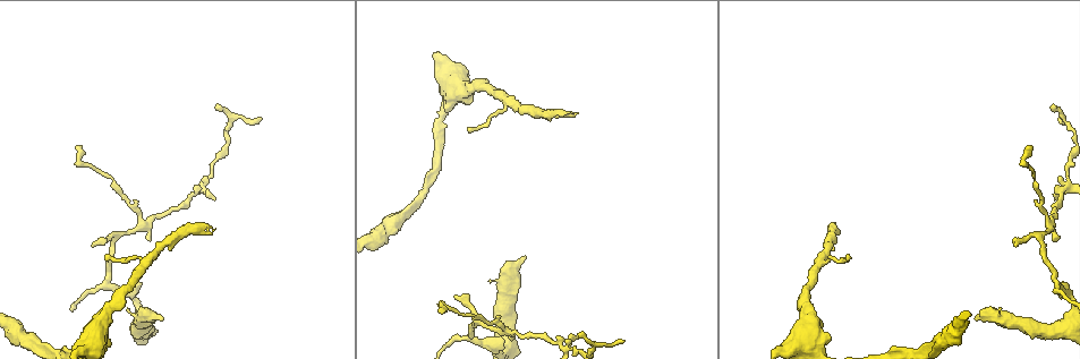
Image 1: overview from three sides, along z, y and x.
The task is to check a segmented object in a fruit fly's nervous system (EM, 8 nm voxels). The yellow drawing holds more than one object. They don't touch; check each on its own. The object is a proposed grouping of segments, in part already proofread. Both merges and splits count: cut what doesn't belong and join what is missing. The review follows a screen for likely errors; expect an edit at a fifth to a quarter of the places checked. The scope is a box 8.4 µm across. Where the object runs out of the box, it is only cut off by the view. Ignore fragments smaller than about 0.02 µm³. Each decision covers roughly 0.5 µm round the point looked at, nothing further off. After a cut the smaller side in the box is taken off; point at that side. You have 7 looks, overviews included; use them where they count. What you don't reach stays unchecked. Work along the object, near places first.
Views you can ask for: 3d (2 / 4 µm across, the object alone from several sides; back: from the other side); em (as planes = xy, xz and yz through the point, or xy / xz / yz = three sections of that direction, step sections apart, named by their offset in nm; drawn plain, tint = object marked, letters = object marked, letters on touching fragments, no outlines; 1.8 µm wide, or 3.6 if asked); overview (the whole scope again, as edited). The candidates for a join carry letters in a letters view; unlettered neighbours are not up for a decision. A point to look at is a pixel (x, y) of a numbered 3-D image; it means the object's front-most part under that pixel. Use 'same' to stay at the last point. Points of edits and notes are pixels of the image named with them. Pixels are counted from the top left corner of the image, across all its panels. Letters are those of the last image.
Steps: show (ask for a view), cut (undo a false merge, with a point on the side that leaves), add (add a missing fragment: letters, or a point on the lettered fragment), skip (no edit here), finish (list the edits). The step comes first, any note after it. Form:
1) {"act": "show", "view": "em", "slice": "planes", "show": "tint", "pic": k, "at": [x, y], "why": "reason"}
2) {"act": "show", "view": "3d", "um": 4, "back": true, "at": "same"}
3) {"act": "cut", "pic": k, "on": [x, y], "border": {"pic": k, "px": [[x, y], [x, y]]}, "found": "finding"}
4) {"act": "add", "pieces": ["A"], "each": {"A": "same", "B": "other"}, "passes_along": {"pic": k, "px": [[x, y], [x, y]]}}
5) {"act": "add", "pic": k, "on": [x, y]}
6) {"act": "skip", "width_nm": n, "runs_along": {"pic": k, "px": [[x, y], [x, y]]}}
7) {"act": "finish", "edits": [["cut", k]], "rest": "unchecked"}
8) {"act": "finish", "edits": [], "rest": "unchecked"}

{"act": "show", "view": "em", "slice": "yz", "step": 4, "show": "plain", "pic": 1, "at": [160, 321], "why": "thick end"}

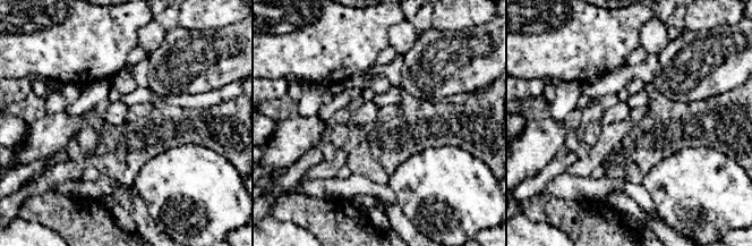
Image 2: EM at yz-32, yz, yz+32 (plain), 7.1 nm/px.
{"act": "show", "view": "em", "slice": "yz", "step": 4, "show": "letters", "at": "same", "why": "see the neighbours"}

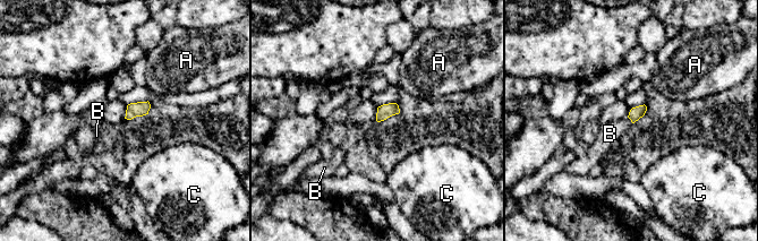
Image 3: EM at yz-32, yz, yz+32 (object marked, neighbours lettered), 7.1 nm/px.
{"act": "add", "pieces": ["B"], "each": {"A": "other", "B": "same", "C": "other"}, "passes_along": {"pic": 3, "px": [[636, 113], [630, 119], [610, 134]]}, "found": "the neuron continues"}

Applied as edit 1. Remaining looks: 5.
{"act": "show", "view": "overview"}

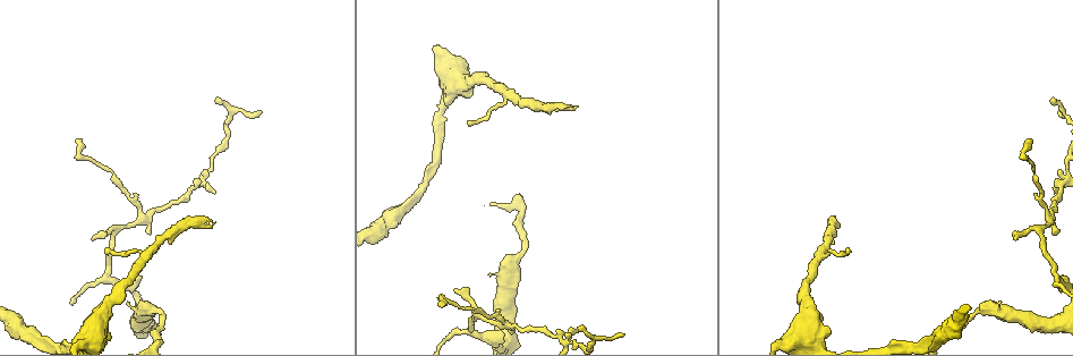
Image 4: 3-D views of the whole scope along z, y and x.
{"act": "show", "view": "3d", "um": 4, "pic": 4, "at": [1048, 224], "why": "sharp bend"}

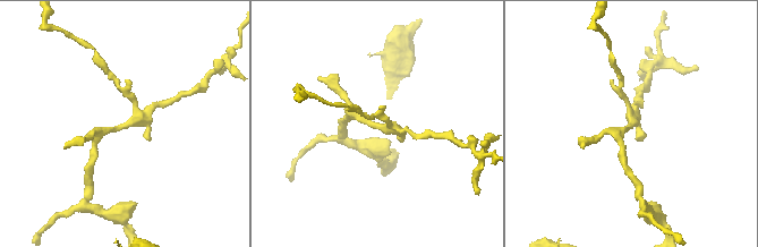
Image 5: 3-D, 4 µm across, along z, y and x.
{"act": "show", "view": "em", "slice": "planes", "show": "letters", "pic": 5, "at": [384, 127]}

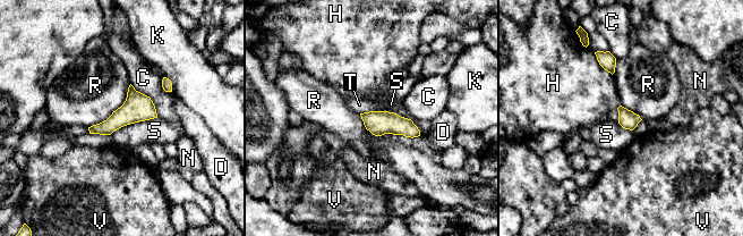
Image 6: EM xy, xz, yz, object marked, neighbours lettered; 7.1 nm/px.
{"act": "skip", "each": {"C": "other", "D": "other", "H": "other", "K": "other", "N": "other", "R": "other", "S": "other", "T": "other", "V": "other"}, "border": {"pic": 6, "px": [[130, 84], [126, 100], [87, 127]]}, "found": "all the same neuron"}

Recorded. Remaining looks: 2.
{"act": "show", "view": "3d", "um": 4, "pic": 4, "at": [573, 106], "why": "free end"}

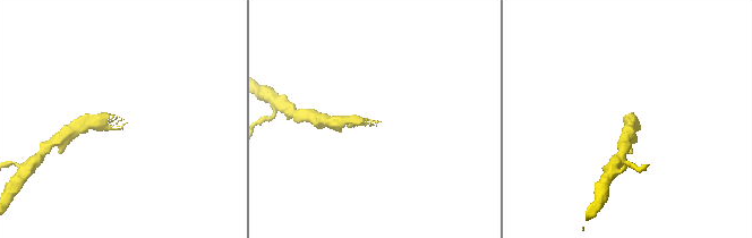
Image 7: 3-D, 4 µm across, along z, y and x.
{"act": "show", "view": "em", "um": 3.6, "slice": "planes", "show": "letters", "pic": 7, "at": [376, 121]}

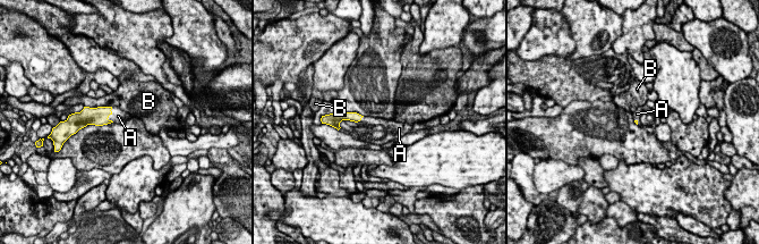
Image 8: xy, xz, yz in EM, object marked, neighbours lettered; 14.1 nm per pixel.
{"act": "add", "pieces": ["A"], "each": {"A": "same", "B": "other"}, "passes_along": {"pic": 8, "px": [[99, 116], [109, 115], [118, 116]]}, "found": "it goes on there"}

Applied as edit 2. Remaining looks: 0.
{"act": "finish", "edits": [["add", 3], ["add", 8]], "rest": "unchecked"}

